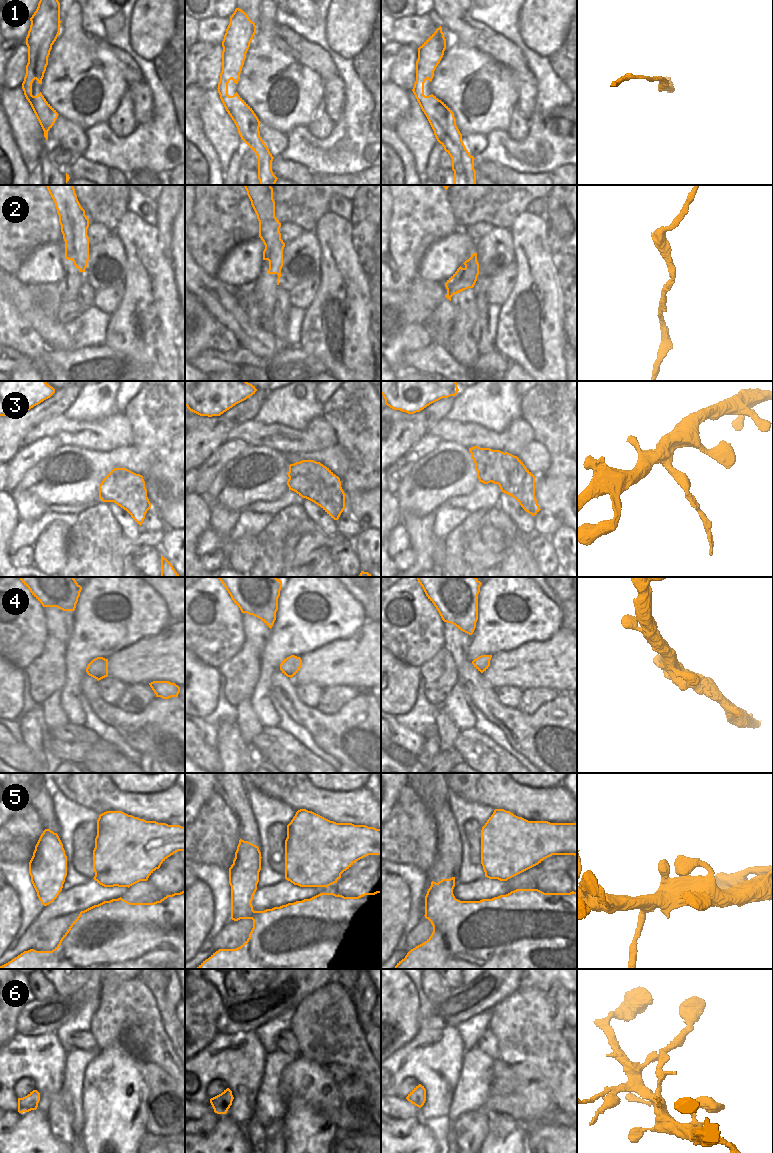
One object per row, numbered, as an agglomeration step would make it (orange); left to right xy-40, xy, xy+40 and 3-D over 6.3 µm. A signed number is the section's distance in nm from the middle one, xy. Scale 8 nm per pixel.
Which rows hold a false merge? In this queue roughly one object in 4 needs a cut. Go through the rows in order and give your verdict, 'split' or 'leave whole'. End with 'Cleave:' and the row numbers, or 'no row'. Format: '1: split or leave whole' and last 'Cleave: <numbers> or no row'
1: leave whole
2: leave whole
3: split
4: leave whole
5: leave whole
6: leave whole
Cleave: 3

